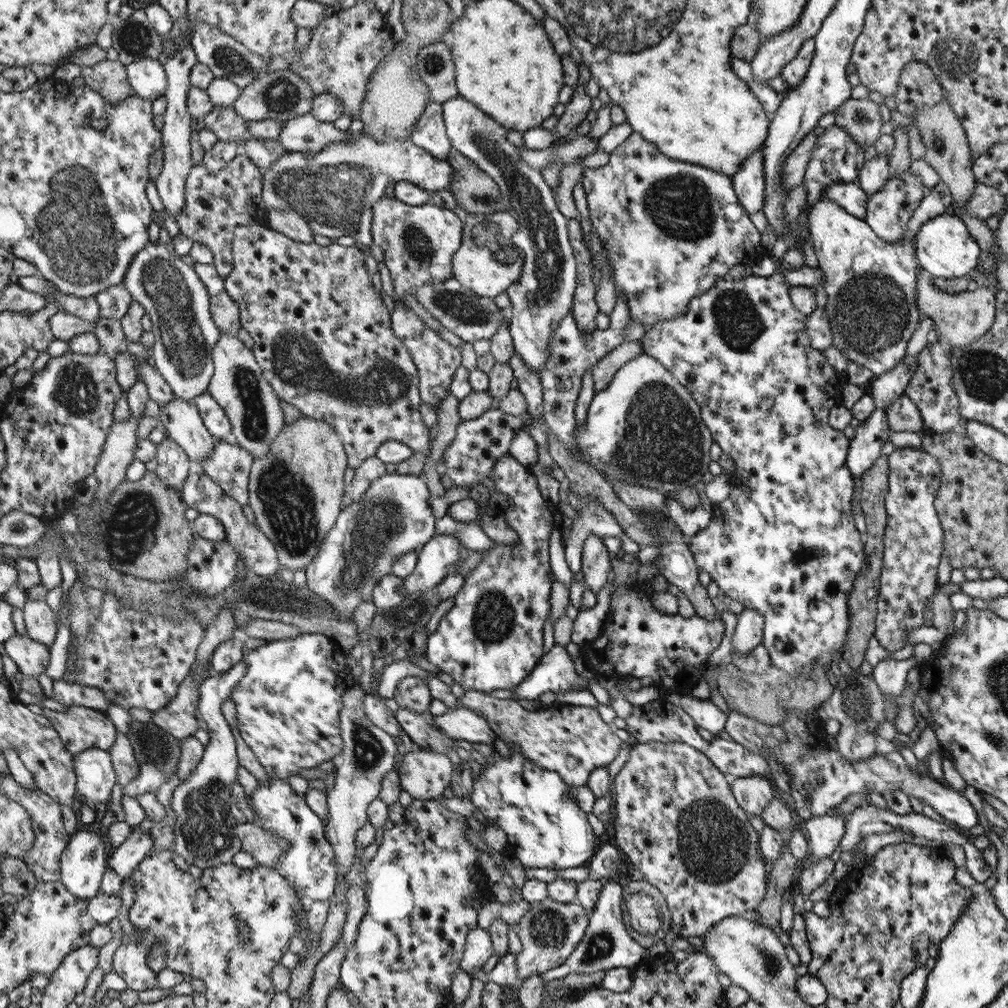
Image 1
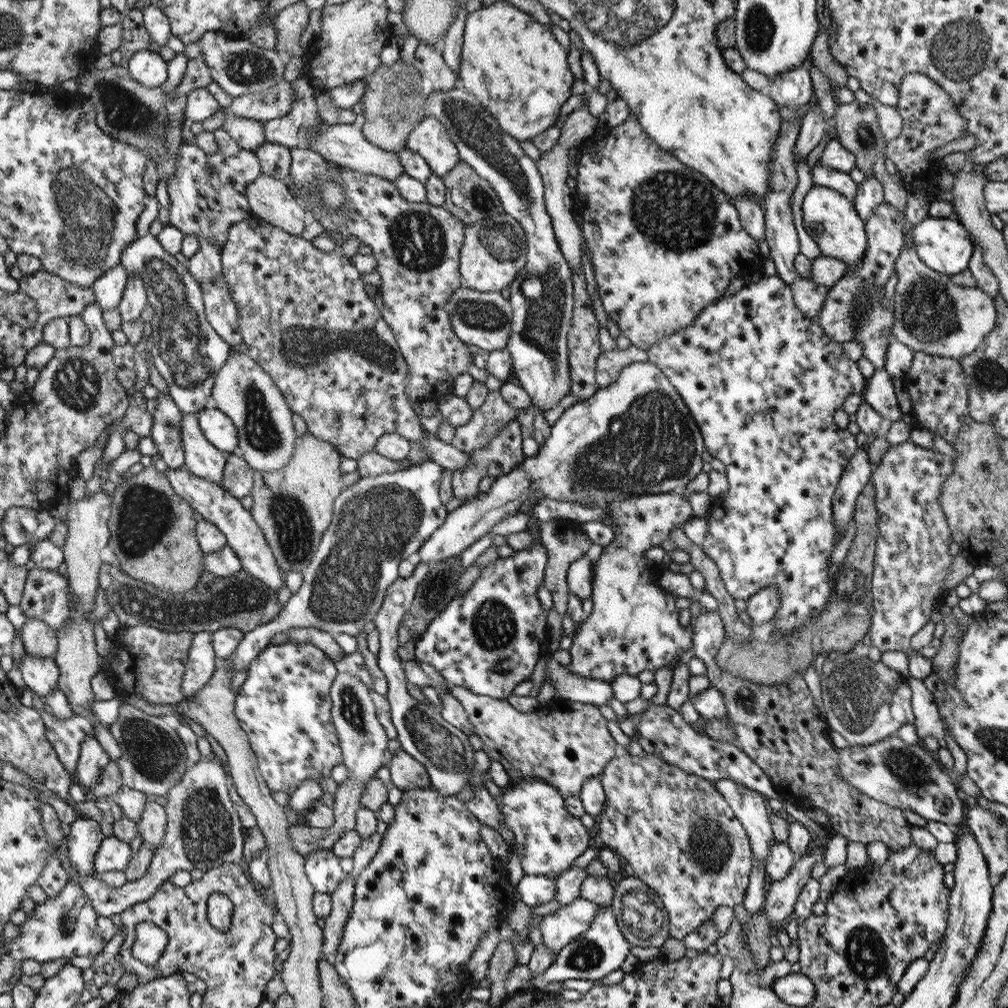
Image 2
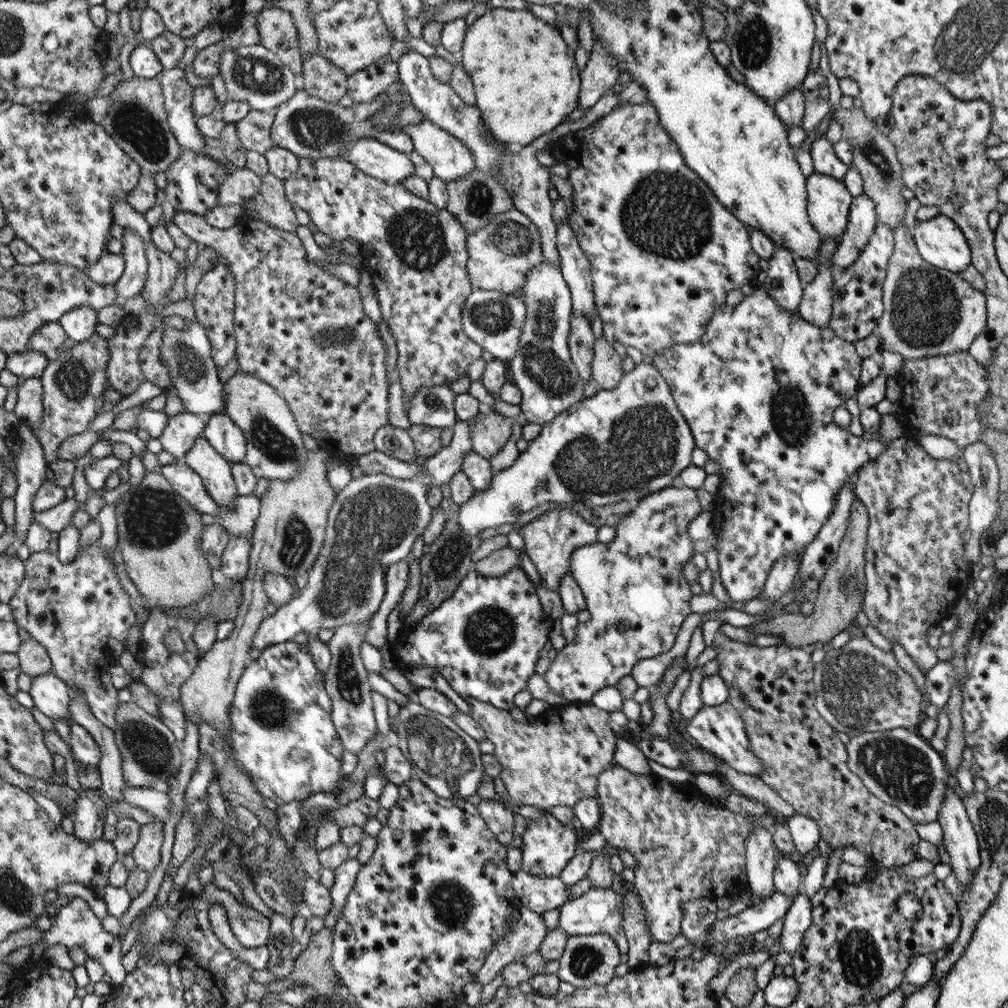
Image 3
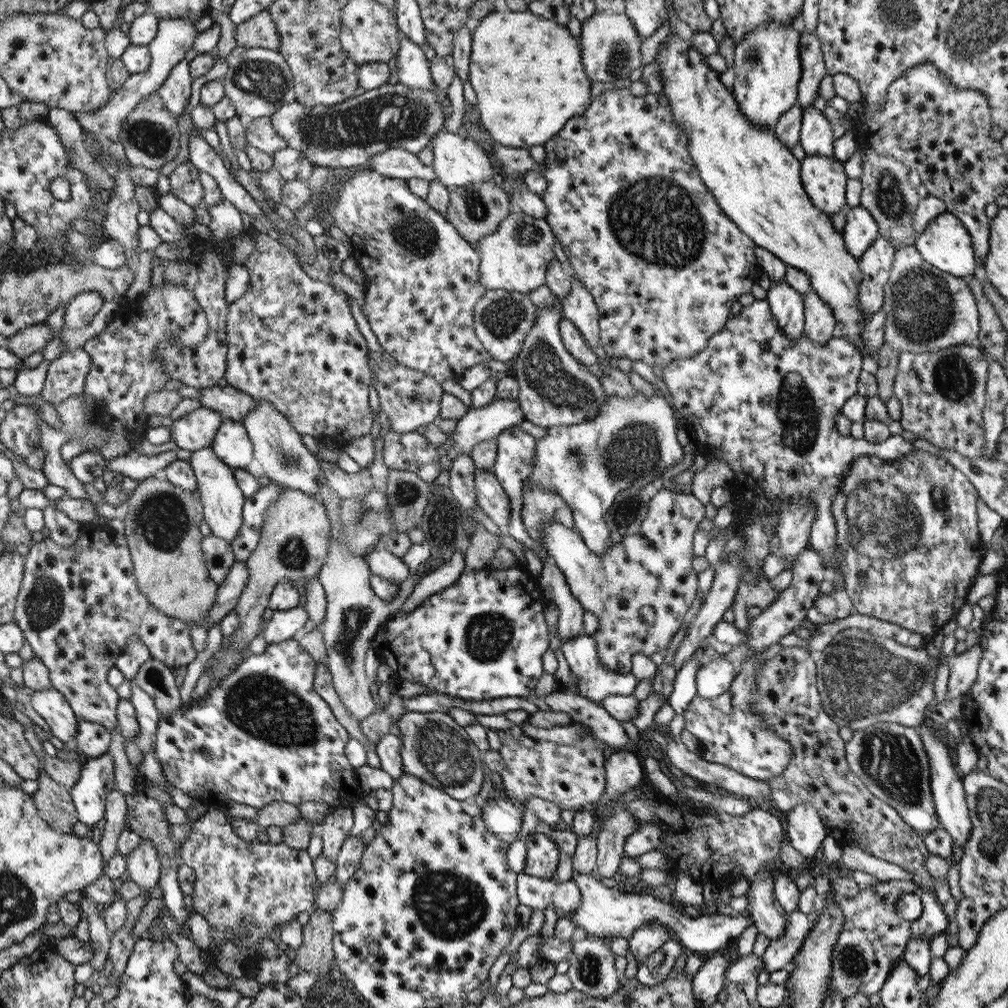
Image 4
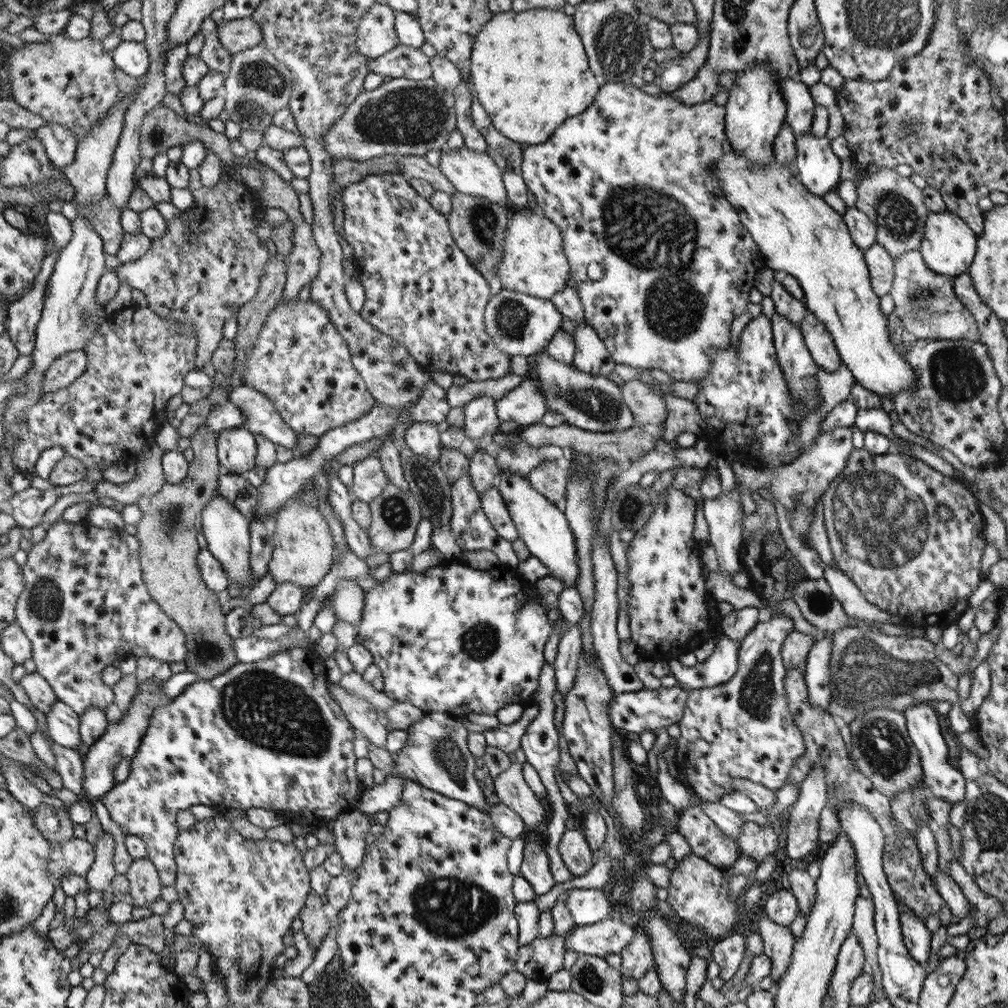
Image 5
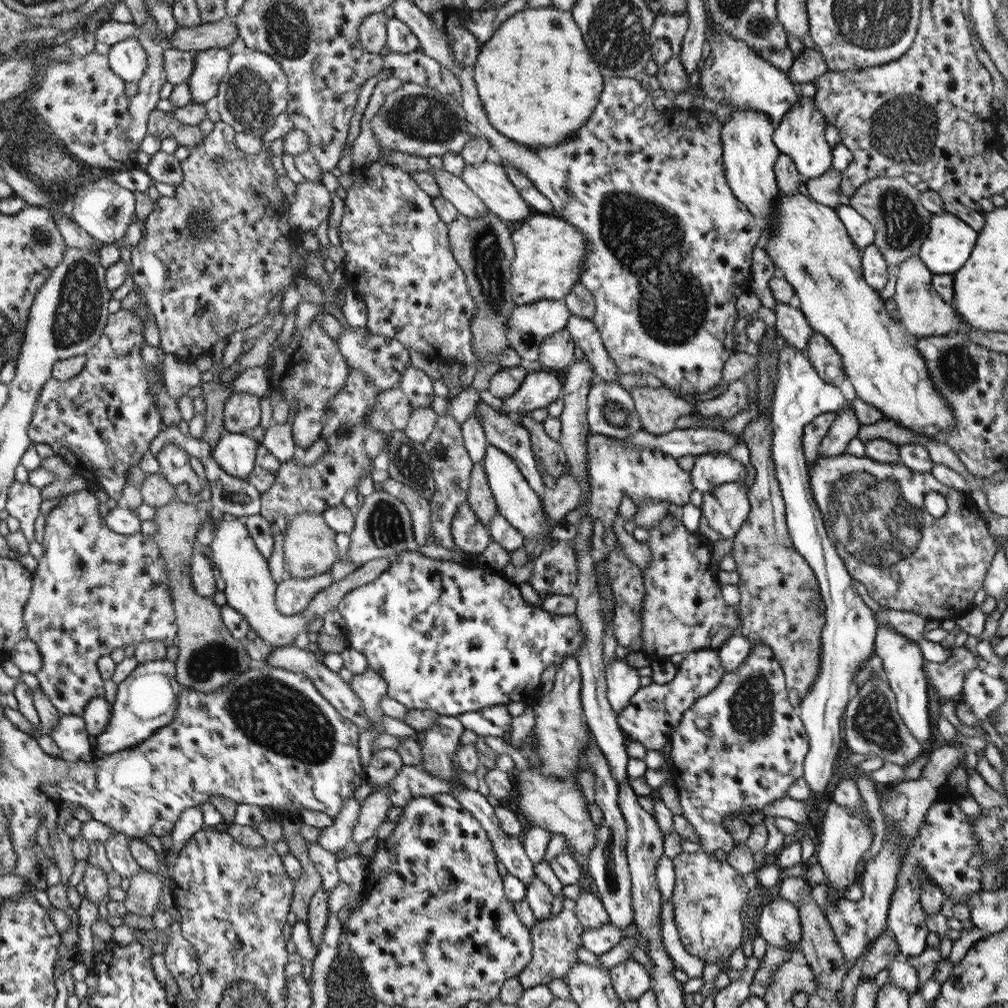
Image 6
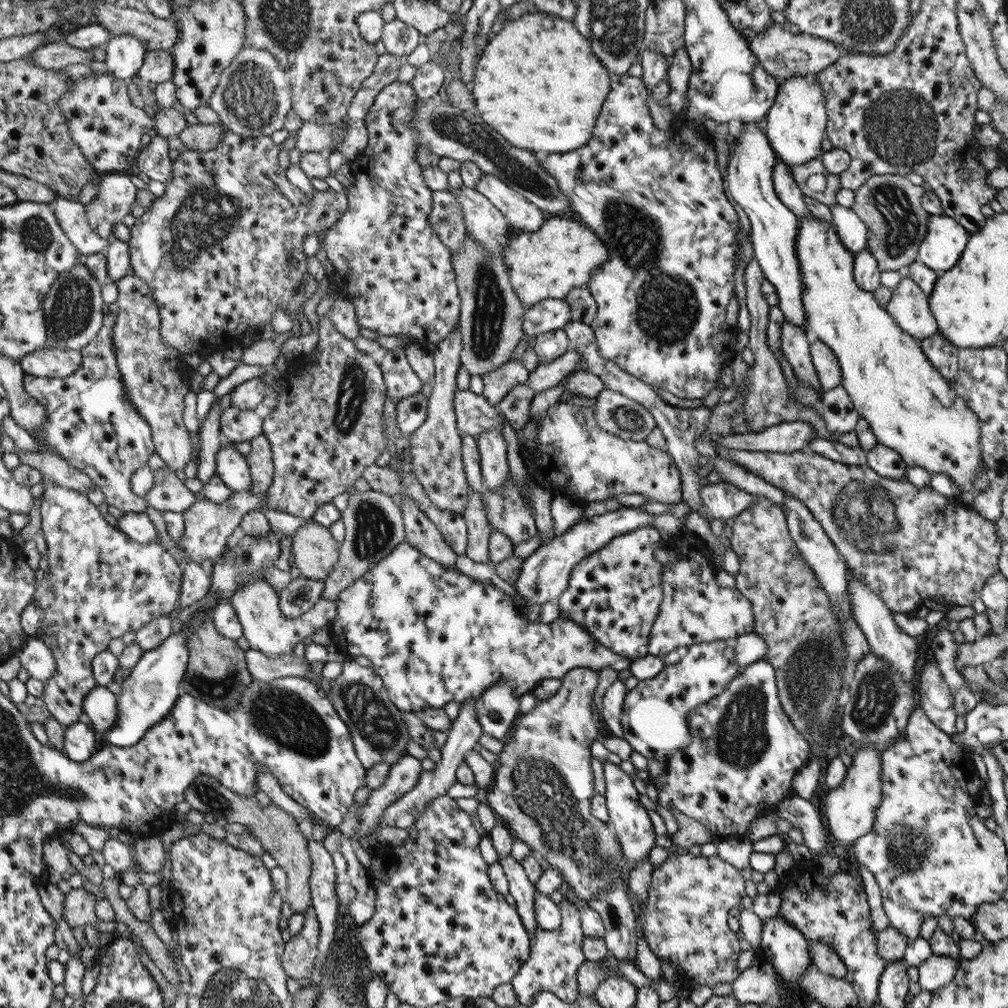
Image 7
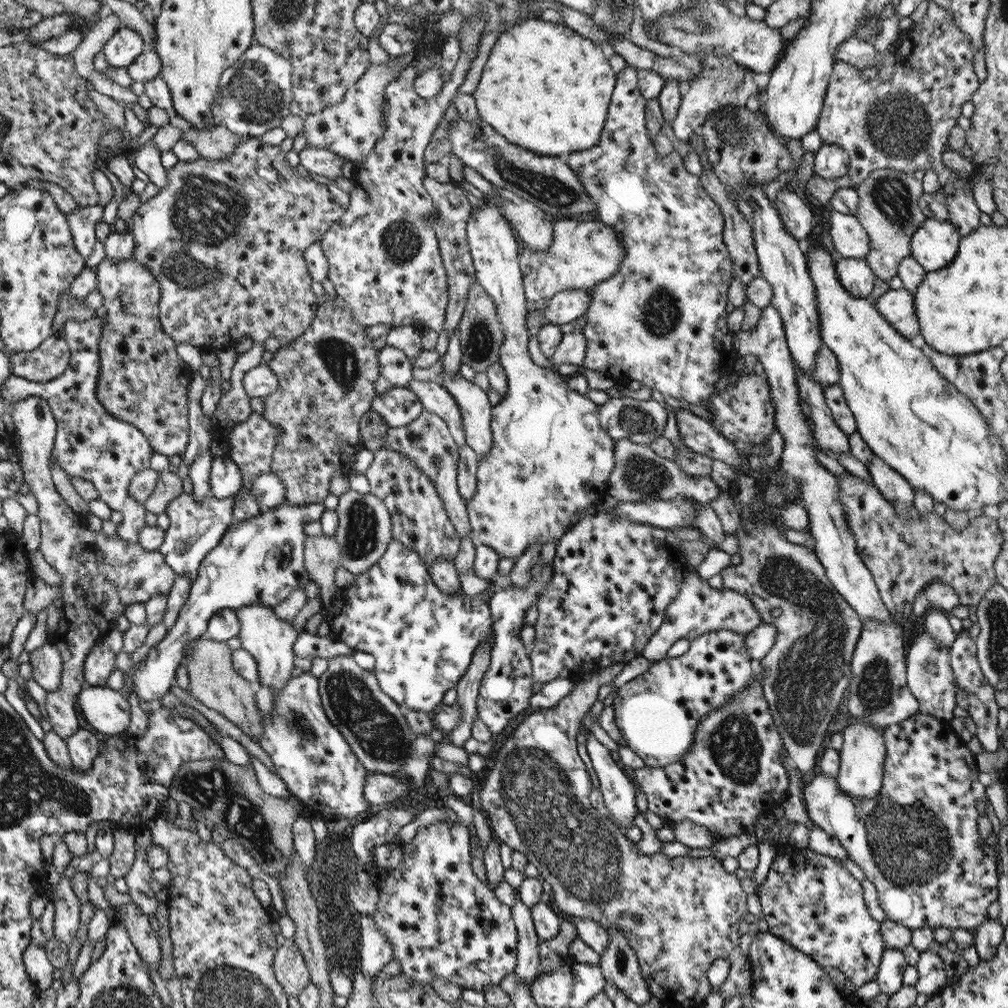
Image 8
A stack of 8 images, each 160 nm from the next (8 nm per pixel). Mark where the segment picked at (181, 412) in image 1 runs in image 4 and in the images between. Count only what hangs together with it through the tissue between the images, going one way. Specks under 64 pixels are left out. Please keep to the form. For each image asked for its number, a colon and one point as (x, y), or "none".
2: (203, 458)
3: (215, 470)
4: (223, 499)

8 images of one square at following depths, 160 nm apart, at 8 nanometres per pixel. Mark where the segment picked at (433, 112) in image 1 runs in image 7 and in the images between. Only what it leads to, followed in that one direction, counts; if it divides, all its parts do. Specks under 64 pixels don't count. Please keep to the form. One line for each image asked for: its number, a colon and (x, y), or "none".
2: (430, 138)
3: (451, 159)
4: (458, 161)
5: (476, 173)
6: (489, 181)
7: (522, 215)

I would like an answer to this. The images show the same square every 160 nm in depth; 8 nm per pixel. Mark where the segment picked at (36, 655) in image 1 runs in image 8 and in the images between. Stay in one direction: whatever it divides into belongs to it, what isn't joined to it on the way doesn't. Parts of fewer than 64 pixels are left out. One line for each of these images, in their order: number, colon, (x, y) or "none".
2: (41, 675)
3: (52, 696)
4: (52, 705)
5: (63, 723)
6: (71, 736)
7: (79, 743)
8: (83, 746)

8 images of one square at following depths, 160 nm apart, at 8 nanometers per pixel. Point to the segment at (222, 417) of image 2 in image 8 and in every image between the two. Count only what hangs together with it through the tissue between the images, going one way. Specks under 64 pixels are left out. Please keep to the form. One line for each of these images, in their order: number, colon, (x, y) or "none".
3: (221, 431)
4: (232, 443)
5: (236, 448)
6: (235, 453)
7: (232, 467)
8: (225, 480)

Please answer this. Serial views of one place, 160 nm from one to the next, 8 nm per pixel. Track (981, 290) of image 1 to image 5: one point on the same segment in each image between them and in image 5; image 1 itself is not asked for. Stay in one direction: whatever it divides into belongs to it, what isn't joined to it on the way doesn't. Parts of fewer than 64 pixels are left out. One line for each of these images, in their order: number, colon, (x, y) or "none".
2: (933, 315)
3: (927, 311)
4: (925, 310)
5: (925, 302)

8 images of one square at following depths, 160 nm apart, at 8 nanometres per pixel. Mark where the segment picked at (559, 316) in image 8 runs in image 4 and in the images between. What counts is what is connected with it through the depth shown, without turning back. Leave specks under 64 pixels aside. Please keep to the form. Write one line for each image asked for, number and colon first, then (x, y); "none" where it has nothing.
4: (503, 319)
5: (520, 325)
6: (528, 326)
7: (550, 315)

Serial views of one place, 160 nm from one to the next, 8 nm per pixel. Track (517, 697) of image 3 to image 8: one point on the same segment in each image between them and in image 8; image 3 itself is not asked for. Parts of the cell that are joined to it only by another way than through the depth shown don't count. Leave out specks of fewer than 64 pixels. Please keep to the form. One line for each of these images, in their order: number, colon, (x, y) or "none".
4: (484, 637)
5: (453, 635)
6: (448, 637)
7: (435, 635)
8: (423, 641)

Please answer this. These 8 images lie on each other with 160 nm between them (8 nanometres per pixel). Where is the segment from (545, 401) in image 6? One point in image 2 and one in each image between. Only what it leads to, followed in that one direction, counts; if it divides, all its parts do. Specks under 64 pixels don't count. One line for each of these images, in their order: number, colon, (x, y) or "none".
2: (379, 521)
3: (376, 518)
4: (478, 424)
5: (524, 405)

